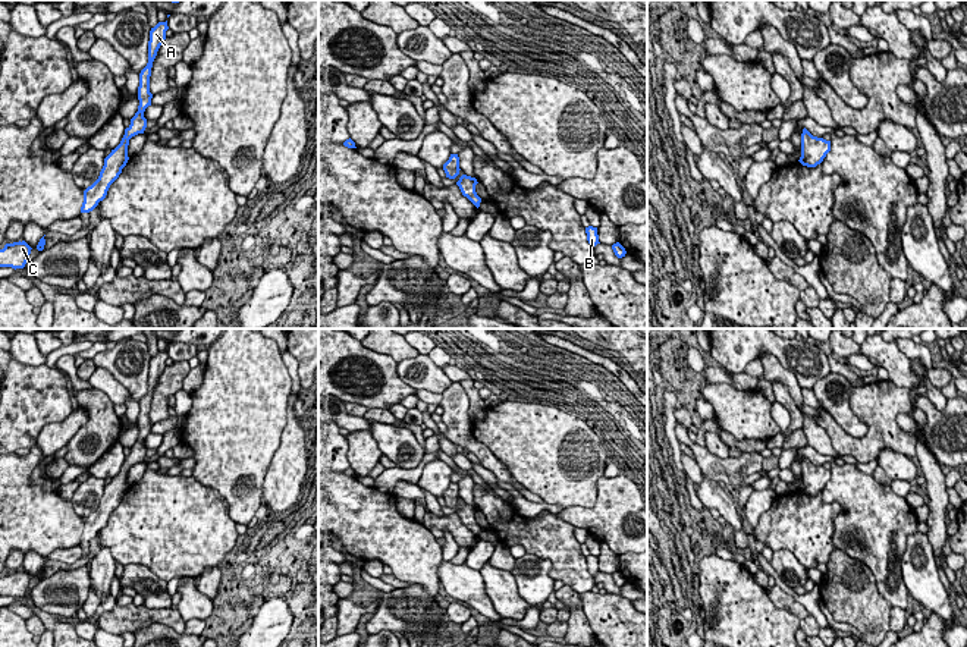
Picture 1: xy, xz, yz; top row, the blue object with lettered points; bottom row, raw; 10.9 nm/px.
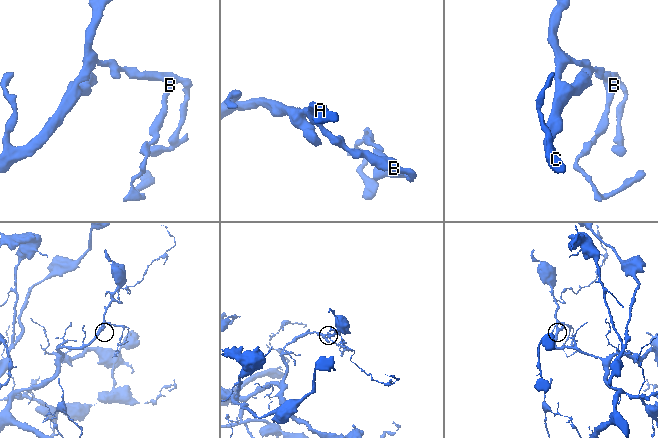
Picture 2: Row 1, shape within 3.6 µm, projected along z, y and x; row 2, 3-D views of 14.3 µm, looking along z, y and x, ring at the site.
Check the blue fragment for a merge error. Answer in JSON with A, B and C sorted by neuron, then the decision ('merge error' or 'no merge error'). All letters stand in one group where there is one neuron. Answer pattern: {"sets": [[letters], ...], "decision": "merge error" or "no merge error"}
{"sets": [["A", "B", "C"]], "decision": "no merge error"}

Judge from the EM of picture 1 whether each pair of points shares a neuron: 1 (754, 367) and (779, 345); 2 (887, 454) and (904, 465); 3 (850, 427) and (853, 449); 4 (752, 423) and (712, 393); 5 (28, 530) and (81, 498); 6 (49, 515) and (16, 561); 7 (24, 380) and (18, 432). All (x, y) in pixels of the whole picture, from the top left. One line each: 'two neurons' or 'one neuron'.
1: two neurons
2: one neuron
3: two neurons
4: one neuron
5: one neuron
6: two neurons
7: one neuron

